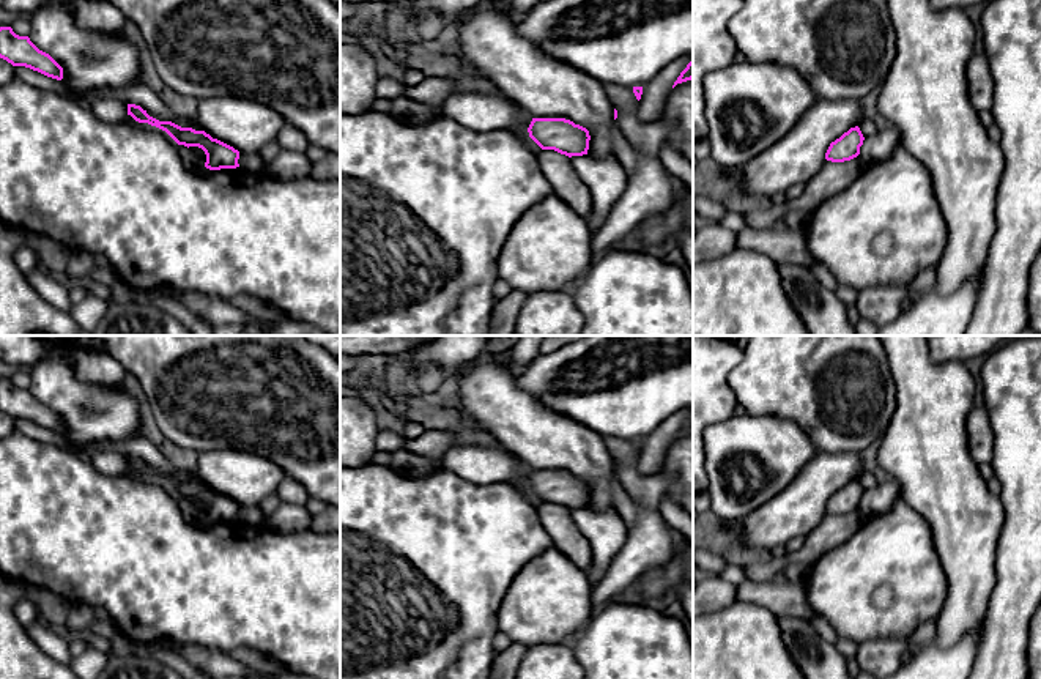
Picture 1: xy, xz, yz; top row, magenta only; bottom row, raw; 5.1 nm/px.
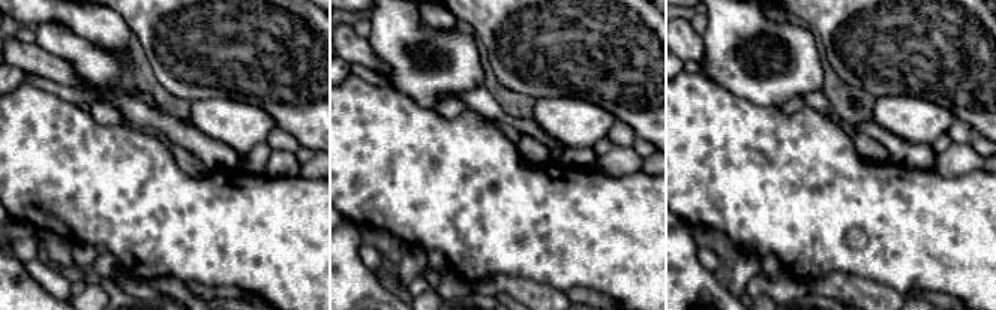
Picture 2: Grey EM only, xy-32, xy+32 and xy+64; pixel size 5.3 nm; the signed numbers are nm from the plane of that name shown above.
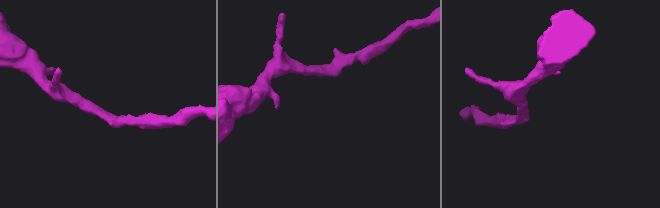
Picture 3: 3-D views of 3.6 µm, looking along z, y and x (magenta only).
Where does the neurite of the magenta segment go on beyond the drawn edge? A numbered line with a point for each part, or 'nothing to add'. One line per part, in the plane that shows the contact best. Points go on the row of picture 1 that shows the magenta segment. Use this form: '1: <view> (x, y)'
nothing to add

